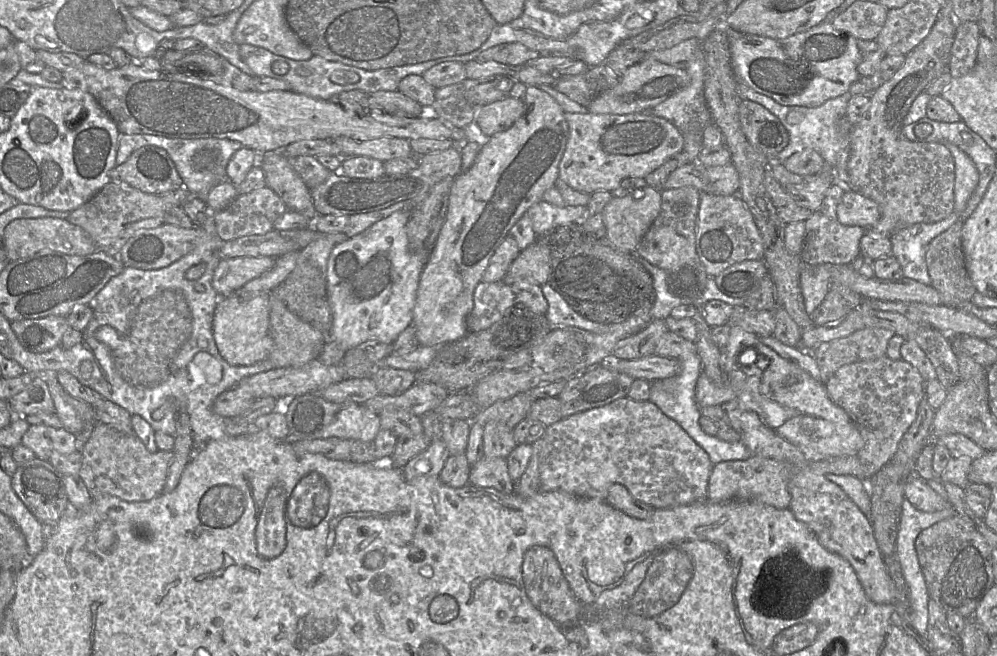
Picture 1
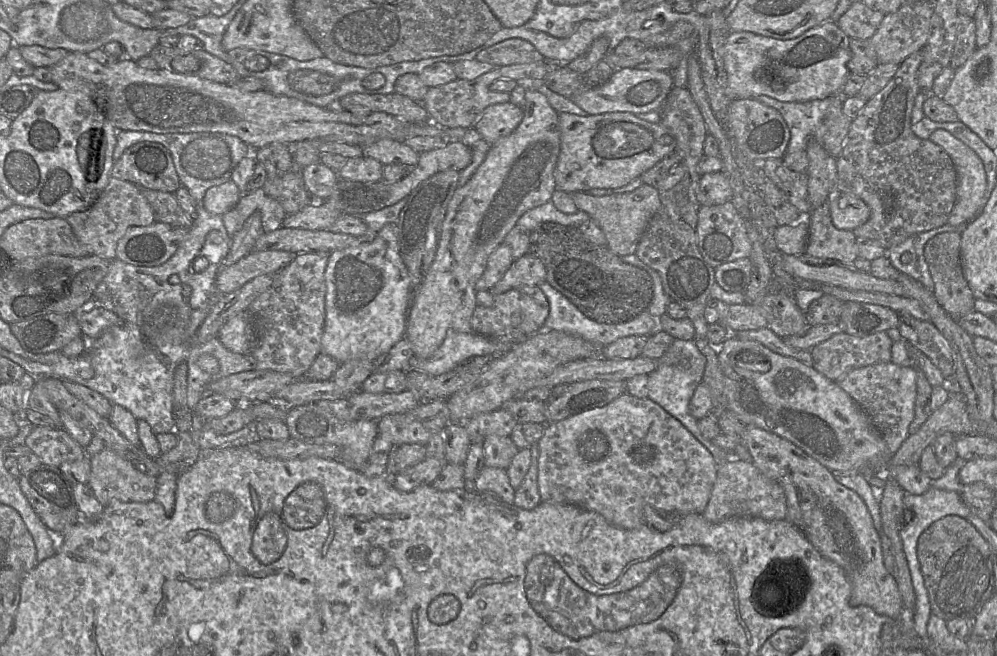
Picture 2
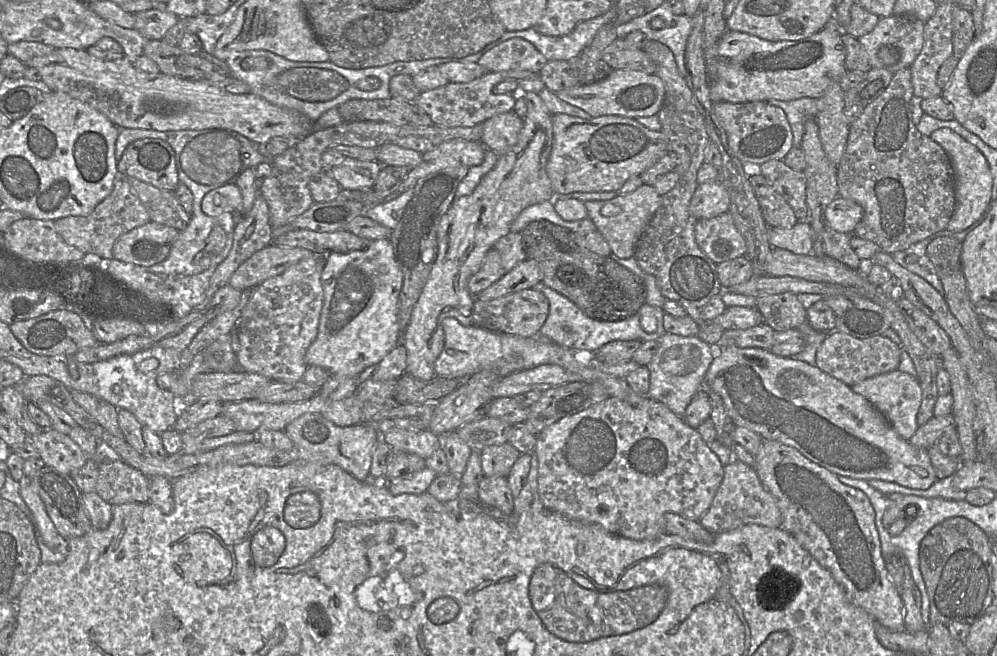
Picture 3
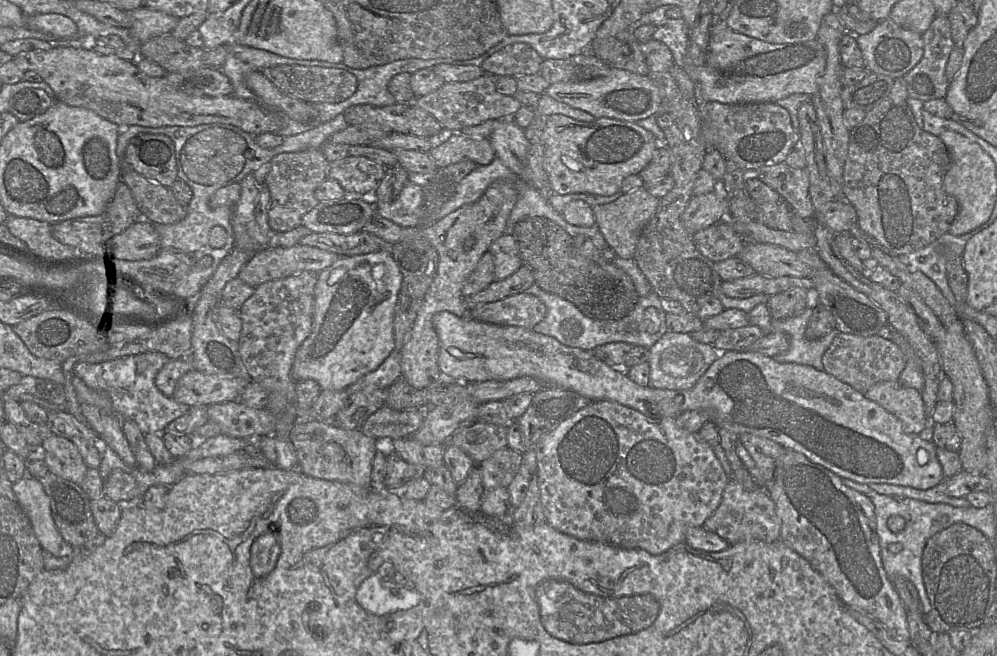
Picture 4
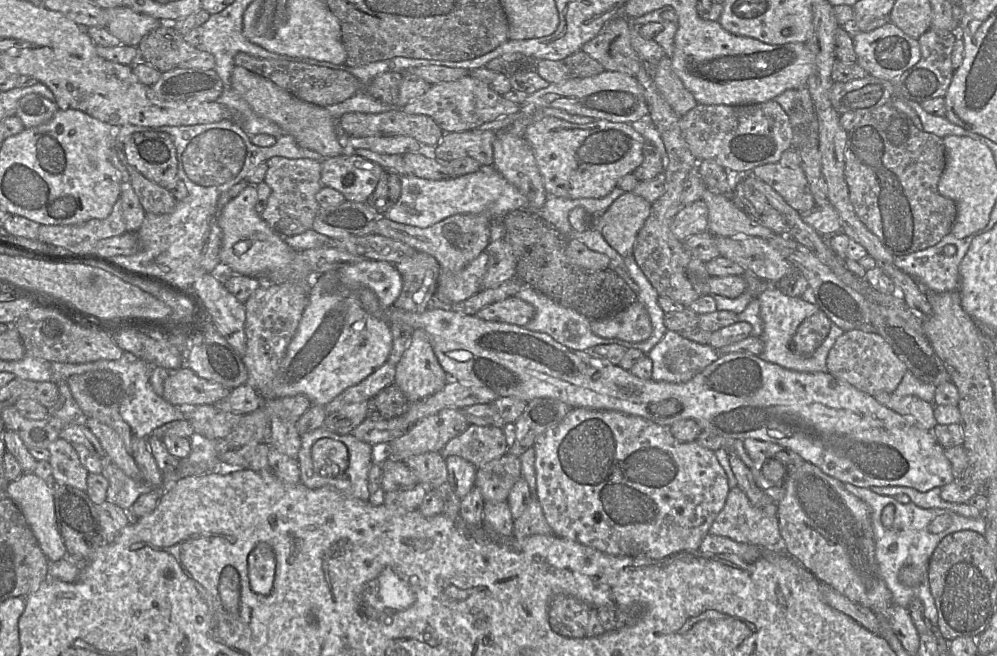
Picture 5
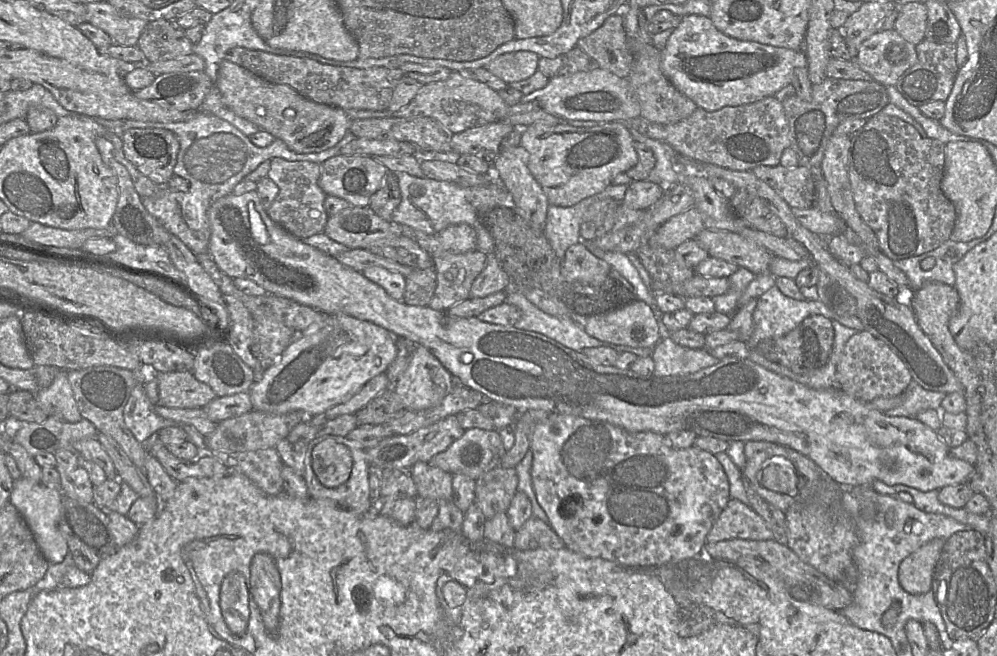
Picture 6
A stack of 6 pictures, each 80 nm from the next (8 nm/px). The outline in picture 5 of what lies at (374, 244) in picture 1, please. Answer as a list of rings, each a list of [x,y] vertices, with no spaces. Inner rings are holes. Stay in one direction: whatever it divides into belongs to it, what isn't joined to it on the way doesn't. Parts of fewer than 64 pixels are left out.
[[[365,259],[357,264],[345,265],[336,272],[327,272],[312,280],[308,303],[300,324],[291,339],[270,386],[270,400],[306,395],[312,404],[325,406],[345,389],[361,382],[381,367],[392,349],[390,324],[366,312],[356,297],[358,288],[368,288],[377,296],[383,308],[393,306],[402,289],[402,278],[396,266],[389,262]]]

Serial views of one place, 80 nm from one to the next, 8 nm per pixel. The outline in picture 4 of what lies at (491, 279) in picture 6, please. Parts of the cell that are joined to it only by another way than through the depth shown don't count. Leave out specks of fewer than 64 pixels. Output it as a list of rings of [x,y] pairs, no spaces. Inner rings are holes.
[[[504,233],[493,241],[489,252],[493,256],[494,281],[509,277],[523,265],[518,243],[511,233]]]

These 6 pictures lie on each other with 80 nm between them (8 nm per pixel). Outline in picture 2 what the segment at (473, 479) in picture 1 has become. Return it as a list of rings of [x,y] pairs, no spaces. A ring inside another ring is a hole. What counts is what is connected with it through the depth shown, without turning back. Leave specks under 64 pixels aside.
[[[484,466],[471,488],[481,493],[491,493],[507,504],[514,503],[515,489],[505,469]]]

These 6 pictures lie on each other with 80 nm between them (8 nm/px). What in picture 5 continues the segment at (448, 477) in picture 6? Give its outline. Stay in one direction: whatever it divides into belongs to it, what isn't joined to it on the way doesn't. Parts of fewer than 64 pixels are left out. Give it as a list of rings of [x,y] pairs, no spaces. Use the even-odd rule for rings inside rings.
[[[428,452],[413,455],[404,462],[416,473],[419,483],[429,489],[435,489],[448,480],[448,470],[440,452]]]

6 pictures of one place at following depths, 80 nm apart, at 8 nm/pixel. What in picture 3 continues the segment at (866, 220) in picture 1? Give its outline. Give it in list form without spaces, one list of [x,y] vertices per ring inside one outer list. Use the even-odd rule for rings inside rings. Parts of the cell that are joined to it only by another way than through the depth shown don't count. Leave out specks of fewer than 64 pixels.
[[[837,196],[825,210],[826,226],[831,229],[853,234],[856,225],[864,215],[863,208],[856,202]]]

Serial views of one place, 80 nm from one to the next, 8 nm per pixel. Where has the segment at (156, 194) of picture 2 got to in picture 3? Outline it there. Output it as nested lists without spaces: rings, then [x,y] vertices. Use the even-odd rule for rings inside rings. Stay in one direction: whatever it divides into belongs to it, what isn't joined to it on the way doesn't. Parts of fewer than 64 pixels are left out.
[[[127,178],[133,191],[145,206],[151,222],[184,230],[190,216],[180,205],[174,192],[159,189],[136,178]]]

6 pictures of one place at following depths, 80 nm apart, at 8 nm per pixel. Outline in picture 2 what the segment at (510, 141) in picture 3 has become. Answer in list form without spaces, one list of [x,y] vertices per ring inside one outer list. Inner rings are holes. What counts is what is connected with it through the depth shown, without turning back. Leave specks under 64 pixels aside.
[[[511,101],[488,106],[474,125],[475,136],[490,145],[511,134],[521,123],[524,110]]]

